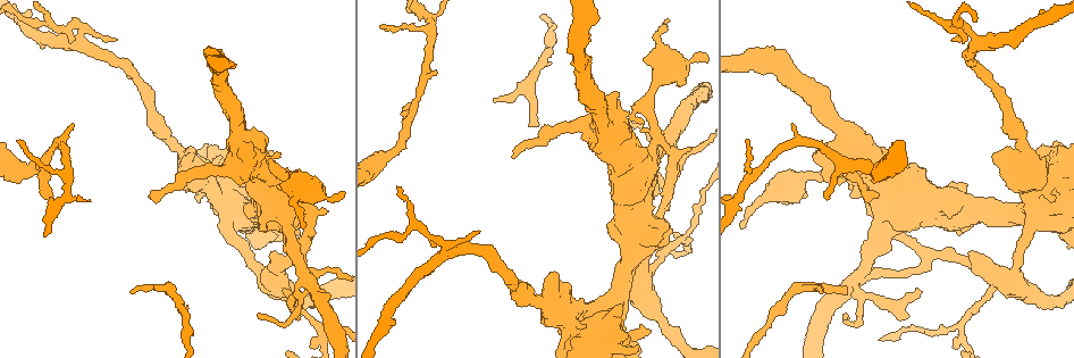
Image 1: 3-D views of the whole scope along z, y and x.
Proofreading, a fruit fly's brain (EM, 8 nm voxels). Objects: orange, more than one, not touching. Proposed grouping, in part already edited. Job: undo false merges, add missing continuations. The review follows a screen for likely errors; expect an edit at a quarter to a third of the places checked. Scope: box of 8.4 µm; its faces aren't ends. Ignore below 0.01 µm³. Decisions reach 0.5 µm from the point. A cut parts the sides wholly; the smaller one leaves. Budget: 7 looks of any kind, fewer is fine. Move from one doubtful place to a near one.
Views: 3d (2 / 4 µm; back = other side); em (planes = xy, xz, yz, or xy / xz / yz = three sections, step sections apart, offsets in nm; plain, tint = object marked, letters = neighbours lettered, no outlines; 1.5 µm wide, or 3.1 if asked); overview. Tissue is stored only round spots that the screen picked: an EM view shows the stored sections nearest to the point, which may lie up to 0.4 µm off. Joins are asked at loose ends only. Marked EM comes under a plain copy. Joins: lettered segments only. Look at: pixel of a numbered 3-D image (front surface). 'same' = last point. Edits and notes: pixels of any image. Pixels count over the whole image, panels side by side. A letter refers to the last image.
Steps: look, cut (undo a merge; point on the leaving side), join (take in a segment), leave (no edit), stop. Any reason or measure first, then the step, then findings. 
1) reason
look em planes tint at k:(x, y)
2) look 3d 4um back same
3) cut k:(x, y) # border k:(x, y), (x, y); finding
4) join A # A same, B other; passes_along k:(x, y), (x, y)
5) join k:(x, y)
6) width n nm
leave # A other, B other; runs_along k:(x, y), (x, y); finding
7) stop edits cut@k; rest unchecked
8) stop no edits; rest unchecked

an open end
look em 3.1um planes letters at 1:(493, 99)

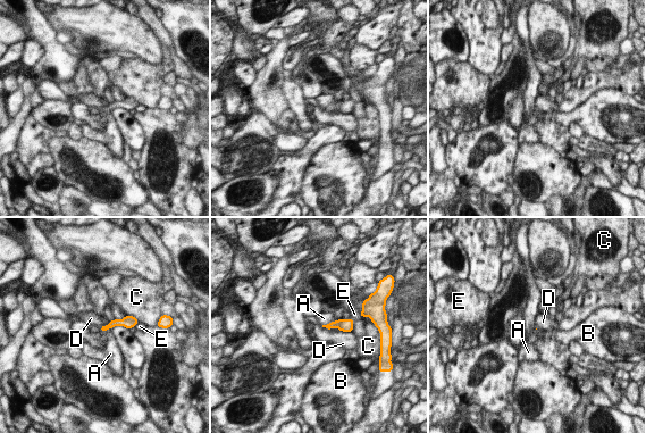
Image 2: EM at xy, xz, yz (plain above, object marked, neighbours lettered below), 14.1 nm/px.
leave # A other, B other, C other, D other, E other; border 2:(340, 330), (351, 332); no lettered segment goes on from it

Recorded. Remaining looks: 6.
branch stops here
look 3d 2um at 1:(878, 197)

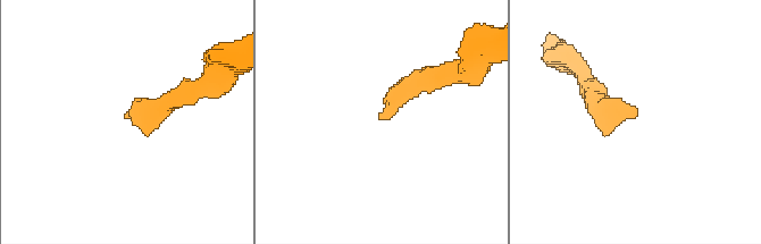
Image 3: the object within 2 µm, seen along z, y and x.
need the tissue
look em xz step 8 letters at 3:(383, 119)

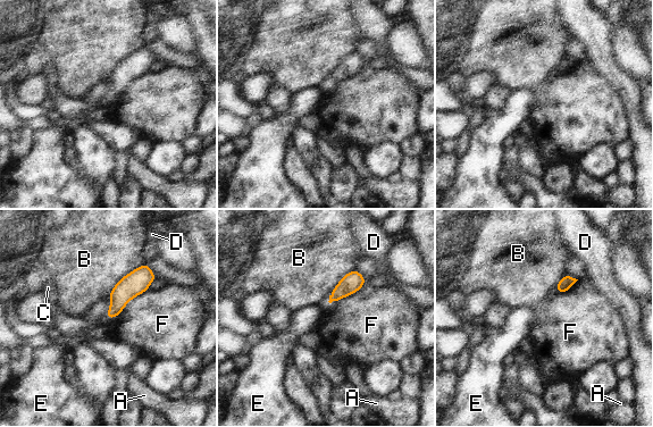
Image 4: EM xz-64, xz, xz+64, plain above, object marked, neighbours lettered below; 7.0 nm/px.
leave # A other, B other, C other, D other, E other, F other; none of them fits

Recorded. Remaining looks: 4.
an open end
look em xy step 4 tint at 1:(650, 330)

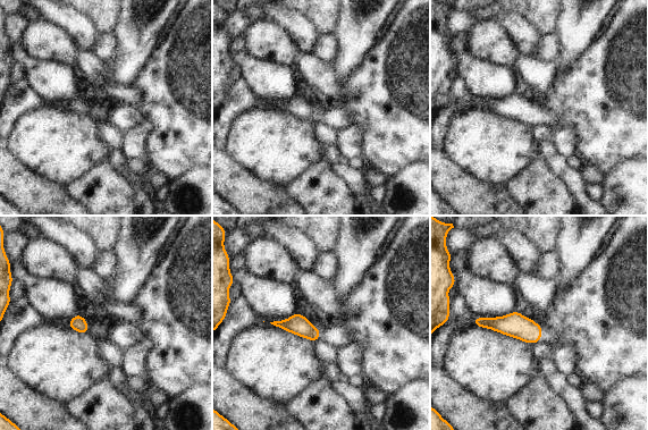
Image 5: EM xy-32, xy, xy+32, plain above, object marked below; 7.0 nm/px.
look em planes letters same

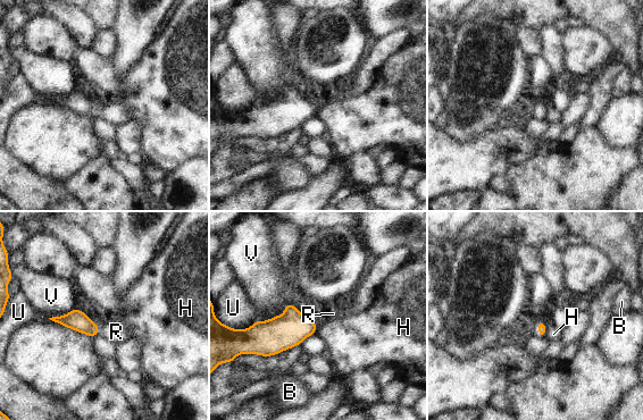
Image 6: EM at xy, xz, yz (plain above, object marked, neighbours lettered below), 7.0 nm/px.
join R # B other, H other, R same, U other, V other; passes_along 6:(76, 320), (99, 329), (116, 332); it goes on there

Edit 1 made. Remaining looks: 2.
stop edits join@6; rest unchecked

